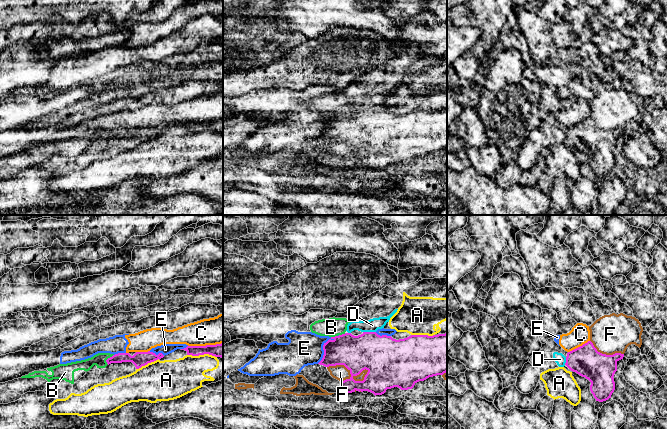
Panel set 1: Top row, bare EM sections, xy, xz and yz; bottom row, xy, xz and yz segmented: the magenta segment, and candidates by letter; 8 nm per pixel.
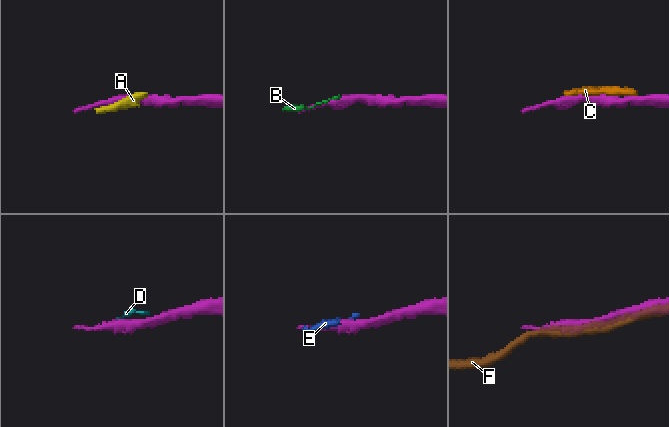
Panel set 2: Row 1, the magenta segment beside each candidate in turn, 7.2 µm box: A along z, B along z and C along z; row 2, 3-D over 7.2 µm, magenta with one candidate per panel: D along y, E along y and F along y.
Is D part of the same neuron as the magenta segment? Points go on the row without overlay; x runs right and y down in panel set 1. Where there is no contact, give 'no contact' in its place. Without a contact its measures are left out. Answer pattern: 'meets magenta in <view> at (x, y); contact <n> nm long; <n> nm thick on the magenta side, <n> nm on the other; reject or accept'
meets magenta in xz at (369, 108); contact 100 nm long; 340 nm thick on the magenta side, 110 nm on the other; reject

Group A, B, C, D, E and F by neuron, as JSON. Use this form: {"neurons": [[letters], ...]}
{"neurons": [["A"], ["B", "D"], ["C", "E"], ["F"]]}

